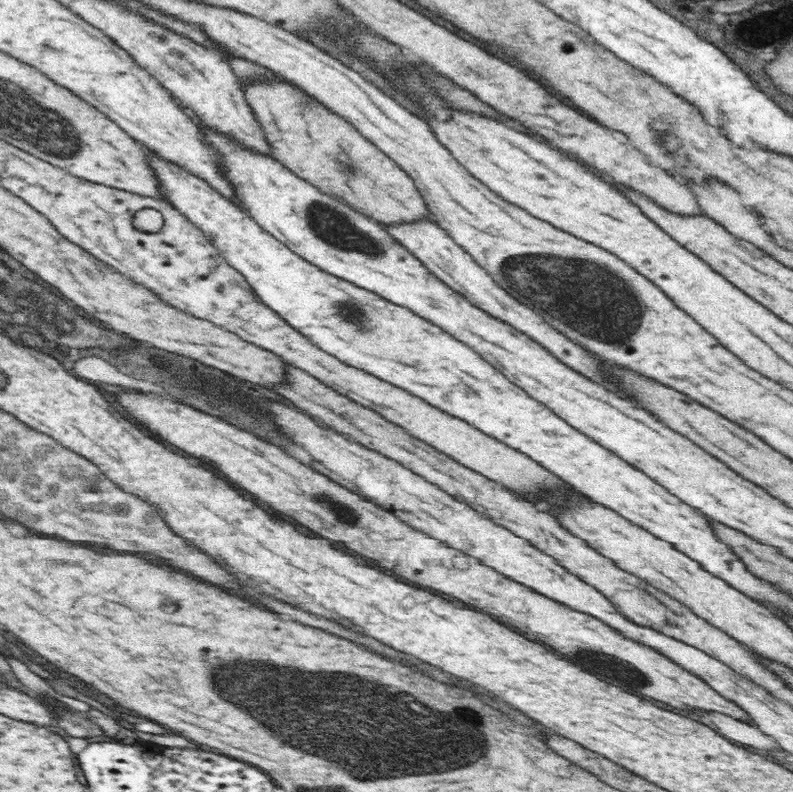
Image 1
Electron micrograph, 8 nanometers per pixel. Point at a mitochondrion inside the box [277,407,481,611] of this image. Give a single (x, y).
(342, 513)

